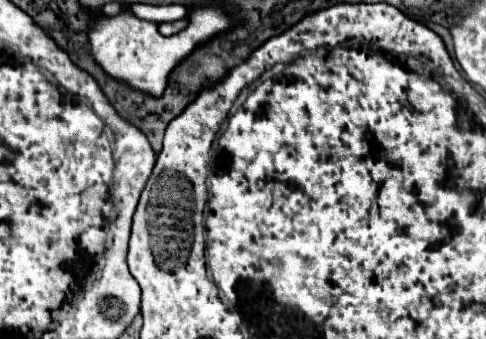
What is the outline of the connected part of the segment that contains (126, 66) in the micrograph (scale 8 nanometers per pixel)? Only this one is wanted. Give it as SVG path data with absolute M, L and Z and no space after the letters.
M213 5L195 7L187 15L187 19L189 19L189 25L183 31L179 31L177 35L171 35L171 37L163 37L157 31L157 23L141 21L127 9L123 9L115 17L99 17L95 21L93 29L89 31L91 55L107 71L107 75L115 77L117 81L129 83L133 89L141 89L151 95L159 95L165 89L167 75L171 73L171 69L179 61L183 61L183 57L187 57L187 53L191 53L191 49L195 49L195 45L211 39L217 33L223 33L231 27L231 19L227 17L227 13Z

